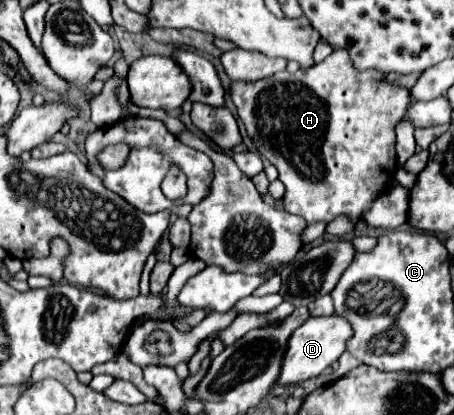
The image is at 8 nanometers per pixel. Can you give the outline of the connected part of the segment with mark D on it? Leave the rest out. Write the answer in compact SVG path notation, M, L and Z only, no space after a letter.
M324 315L324 317L310 317L304 321L302 327L298 327L292 335L292 341L288 343L288 353L284 355L284 369L280 371L278 385L290 385L300 383L310 377L318 377L322 371L326 371L338 357L346 351L346 343L352 337L352 325L340 317L340 315Z

